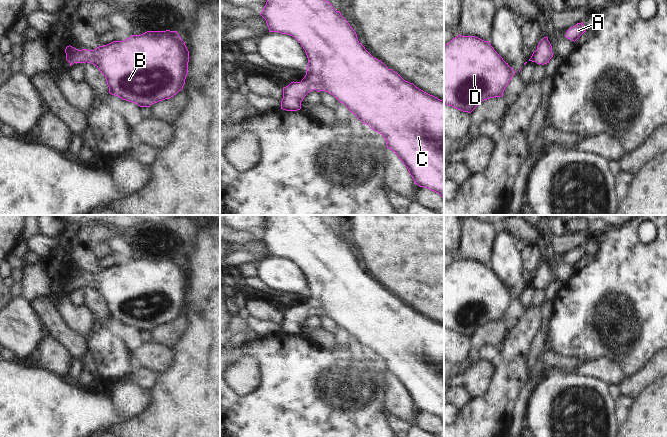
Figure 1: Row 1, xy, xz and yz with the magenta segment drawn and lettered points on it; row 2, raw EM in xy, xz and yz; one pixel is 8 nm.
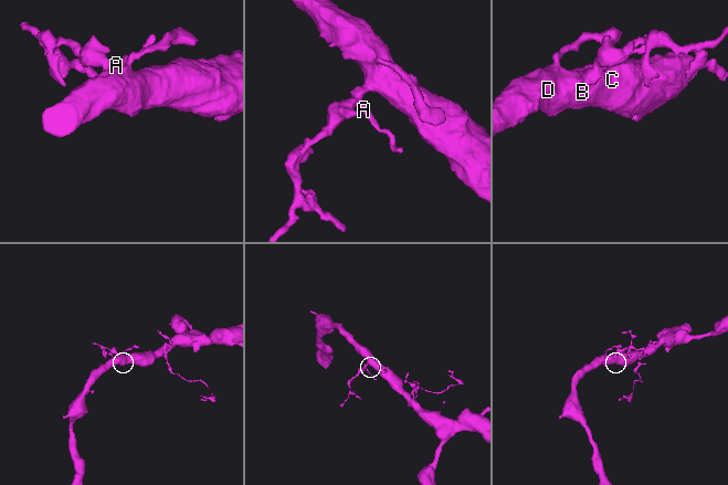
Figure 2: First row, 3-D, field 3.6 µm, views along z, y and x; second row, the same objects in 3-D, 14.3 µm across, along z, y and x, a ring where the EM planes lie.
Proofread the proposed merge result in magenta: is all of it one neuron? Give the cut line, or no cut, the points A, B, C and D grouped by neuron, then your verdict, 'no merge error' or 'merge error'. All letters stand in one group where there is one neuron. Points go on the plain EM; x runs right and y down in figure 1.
cut none; groups A B C D; no merge error

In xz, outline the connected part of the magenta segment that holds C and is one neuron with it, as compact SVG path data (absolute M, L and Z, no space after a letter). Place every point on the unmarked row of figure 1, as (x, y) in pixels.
M266 215L267 226L261 236L269 256L294 261L308 282L306 299L300 306L291 306L283 312L281 333L297 335L311 315L325 315L343 327L363 348L383 359L388 373L392 374L407 391L414 407L438 417L444 423L444 323L430 319L405 305L397 296L388 293L374 282L358 265L357 258L347 244L326 225L320 215Z

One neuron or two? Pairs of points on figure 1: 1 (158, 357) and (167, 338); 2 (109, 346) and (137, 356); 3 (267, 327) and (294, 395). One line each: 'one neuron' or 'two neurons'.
1: two neurons
2: two neurons
3: two neurons

